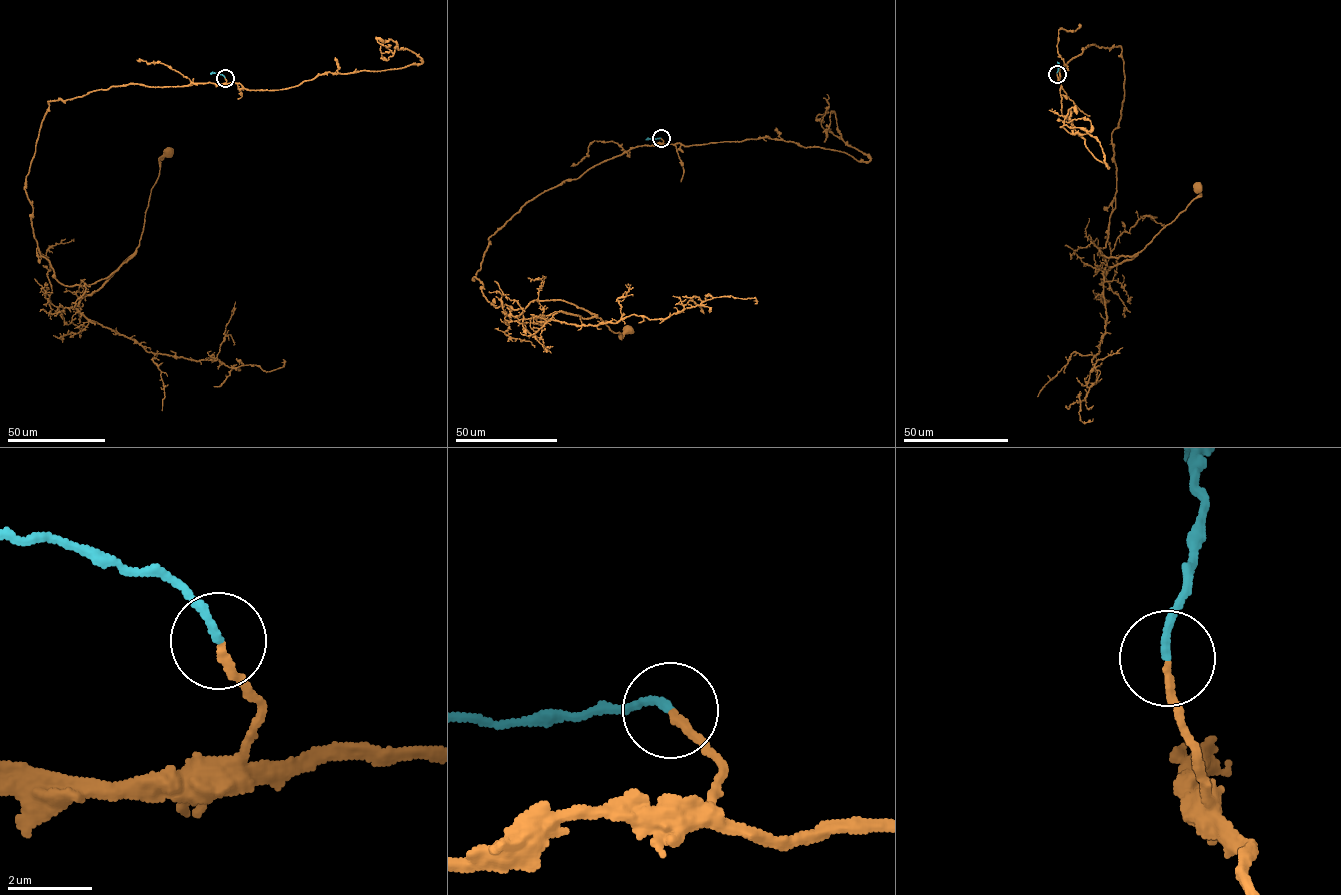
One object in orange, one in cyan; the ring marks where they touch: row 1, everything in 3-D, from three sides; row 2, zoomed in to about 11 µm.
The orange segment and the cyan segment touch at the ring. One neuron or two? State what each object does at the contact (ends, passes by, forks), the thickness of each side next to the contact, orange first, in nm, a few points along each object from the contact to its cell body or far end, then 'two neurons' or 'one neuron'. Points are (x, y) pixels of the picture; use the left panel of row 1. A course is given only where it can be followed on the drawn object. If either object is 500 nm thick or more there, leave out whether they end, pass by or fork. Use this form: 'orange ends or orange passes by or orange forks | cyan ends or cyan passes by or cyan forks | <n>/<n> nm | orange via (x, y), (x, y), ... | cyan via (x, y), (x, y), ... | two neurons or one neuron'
orange ends | cyan ends | 180/170 nm | orange via (225, 77), (48, 101), (24, 188), (39, 252), (59, 282), (94, 283), (131, 258), (169, 153) | cyan via (224, 77), (210, 73) | one neuron

